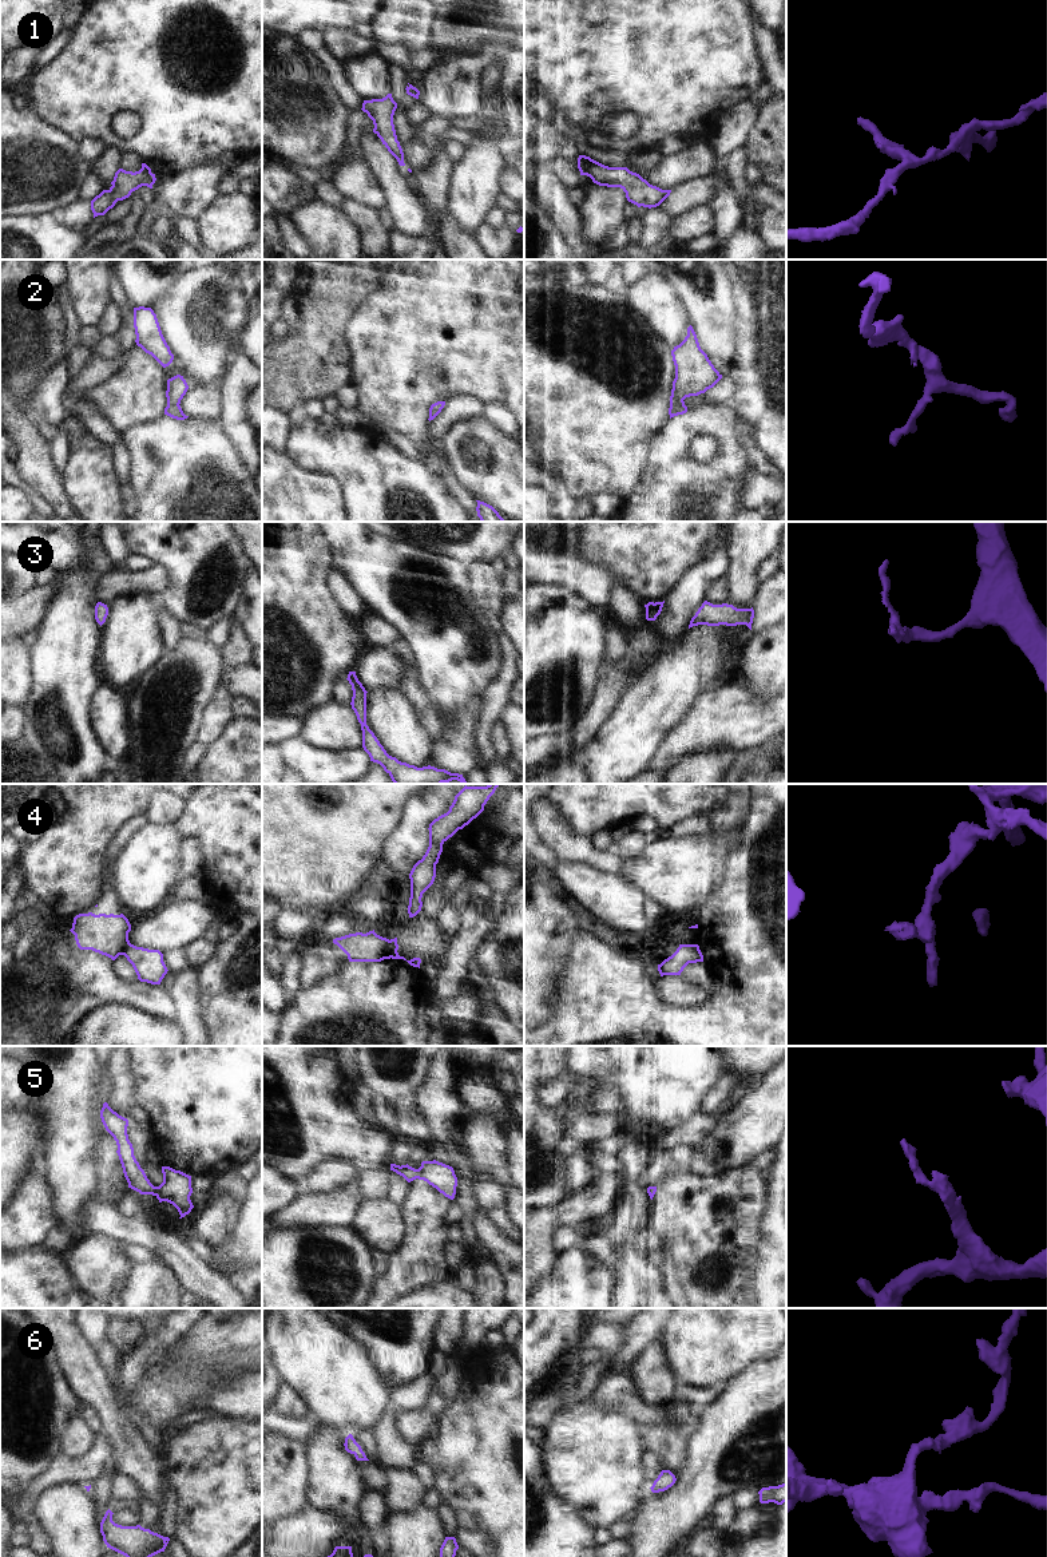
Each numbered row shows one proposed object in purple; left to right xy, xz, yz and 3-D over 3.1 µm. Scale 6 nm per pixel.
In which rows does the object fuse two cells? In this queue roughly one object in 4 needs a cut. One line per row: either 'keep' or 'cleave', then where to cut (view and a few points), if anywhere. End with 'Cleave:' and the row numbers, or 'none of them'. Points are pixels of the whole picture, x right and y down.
1: keep; cut none
2: keep; cut none
3: keep; cut none
4: cleave; cut xz (389, 941), (391, 957)
5: keep; cut none
6: keep; cut none
Cleave: 4

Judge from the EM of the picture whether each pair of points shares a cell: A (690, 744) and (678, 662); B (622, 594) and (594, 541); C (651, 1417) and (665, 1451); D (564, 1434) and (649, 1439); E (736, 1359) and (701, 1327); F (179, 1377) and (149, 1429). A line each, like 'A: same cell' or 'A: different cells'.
A: different cells
B: different cells
C: different cells
D: different cells
E: same cell
F: different cells

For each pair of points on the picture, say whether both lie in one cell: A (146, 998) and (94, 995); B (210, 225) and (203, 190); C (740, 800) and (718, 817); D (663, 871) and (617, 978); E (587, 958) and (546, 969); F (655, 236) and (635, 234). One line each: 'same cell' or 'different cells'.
A: same cell
B: different cells
C: same cell
D: different cells
E: different cells
F: different cells

